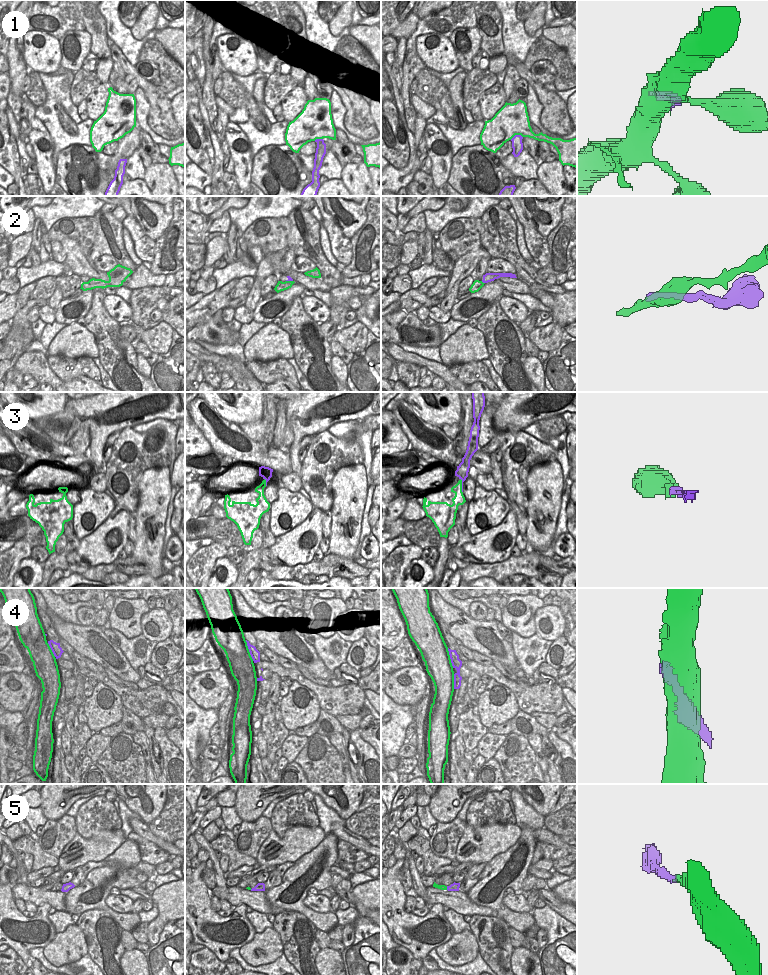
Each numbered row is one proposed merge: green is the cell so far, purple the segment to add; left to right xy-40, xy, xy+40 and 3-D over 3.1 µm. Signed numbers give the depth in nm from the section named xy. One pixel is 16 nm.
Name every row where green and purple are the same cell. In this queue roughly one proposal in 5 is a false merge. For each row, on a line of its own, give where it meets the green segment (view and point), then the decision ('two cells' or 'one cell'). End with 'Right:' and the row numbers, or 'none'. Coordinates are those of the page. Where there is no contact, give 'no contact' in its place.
1: meets green in xy+40 at (516, 134); two cells
2: meets green in xy+40 at (482, 282); two cells
3: meets green in xy+40 at (461, 485); one cell
4: meets green in xy at (248, 650); one cell
5: meets green in xy+40 at (446, 888); one cell
Right: 3, 4, 5

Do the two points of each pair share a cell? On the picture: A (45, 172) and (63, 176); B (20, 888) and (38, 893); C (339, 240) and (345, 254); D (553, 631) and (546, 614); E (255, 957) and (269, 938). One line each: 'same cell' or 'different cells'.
A: different cells
B: same cell
C: same cell
D: same cell
E: same cell

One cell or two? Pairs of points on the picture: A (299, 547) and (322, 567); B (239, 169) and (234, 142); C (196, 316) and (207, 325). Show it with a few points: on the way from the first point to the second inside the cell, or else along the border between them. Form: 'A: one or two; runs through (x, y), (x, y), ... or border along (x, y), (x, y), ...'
A: two; border along (314, 559), (306, 563), (297, 563), (291, 567)
B: one; runs through (239, 162), (239, 149)
C: two; border along (211, 315), (205, 315), (204, 319), (196, 325)

